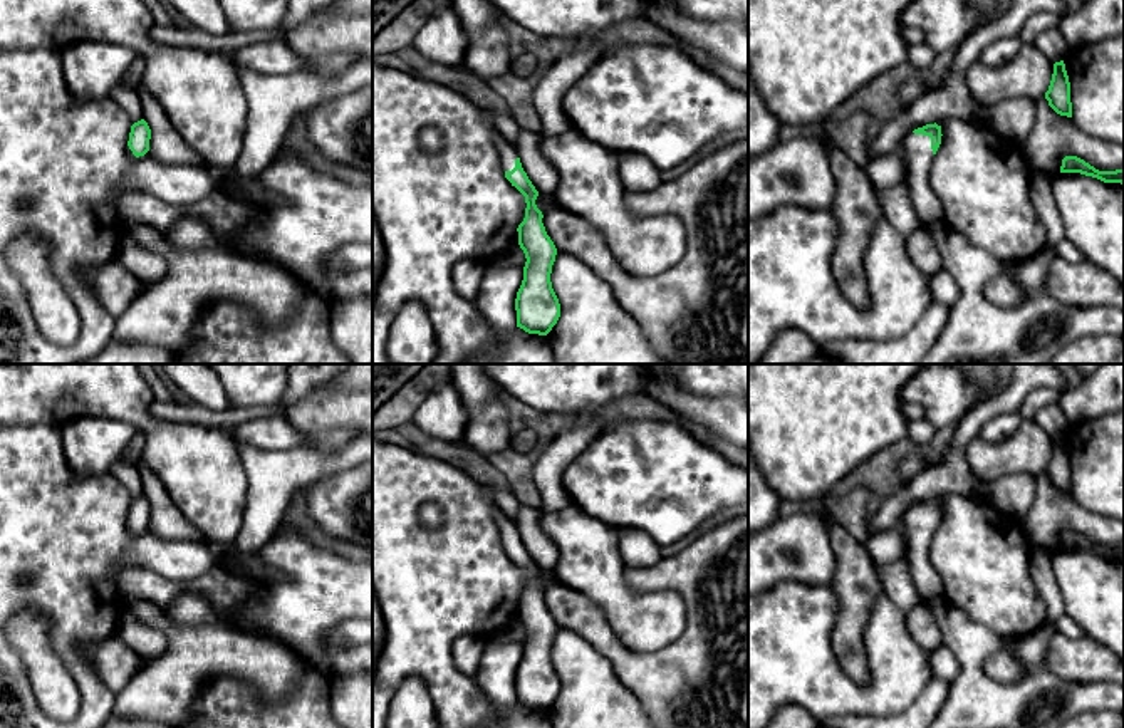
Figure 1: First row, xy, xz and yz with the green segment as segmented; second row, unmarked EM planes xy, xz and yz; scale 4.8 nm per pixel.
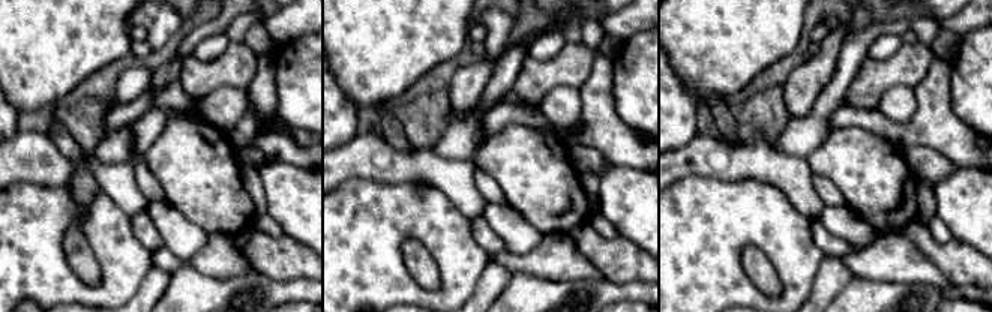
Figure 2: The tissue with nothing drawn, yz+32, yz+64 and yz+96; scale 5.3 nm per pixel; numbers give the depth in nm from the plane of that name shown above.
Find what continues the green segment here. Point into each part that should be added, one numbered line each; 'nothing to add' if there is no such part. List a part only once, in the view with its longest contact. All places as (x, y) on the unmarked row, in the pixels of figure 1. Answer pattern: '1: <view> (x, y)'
1: yz (916, 527)

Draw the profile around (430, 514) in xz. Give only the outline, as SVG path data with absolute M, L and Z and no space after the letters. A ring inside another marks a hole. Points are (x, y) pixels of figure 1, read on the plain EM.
M428 502L419 508L419 520L426 528L438 528L443 525L443 512L436 503Z

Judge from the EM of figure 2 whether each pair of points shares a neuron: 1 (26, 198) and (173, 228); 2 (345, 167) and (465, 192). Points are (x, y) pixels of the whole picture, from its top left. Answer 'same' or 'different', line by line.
1: different
2: same

